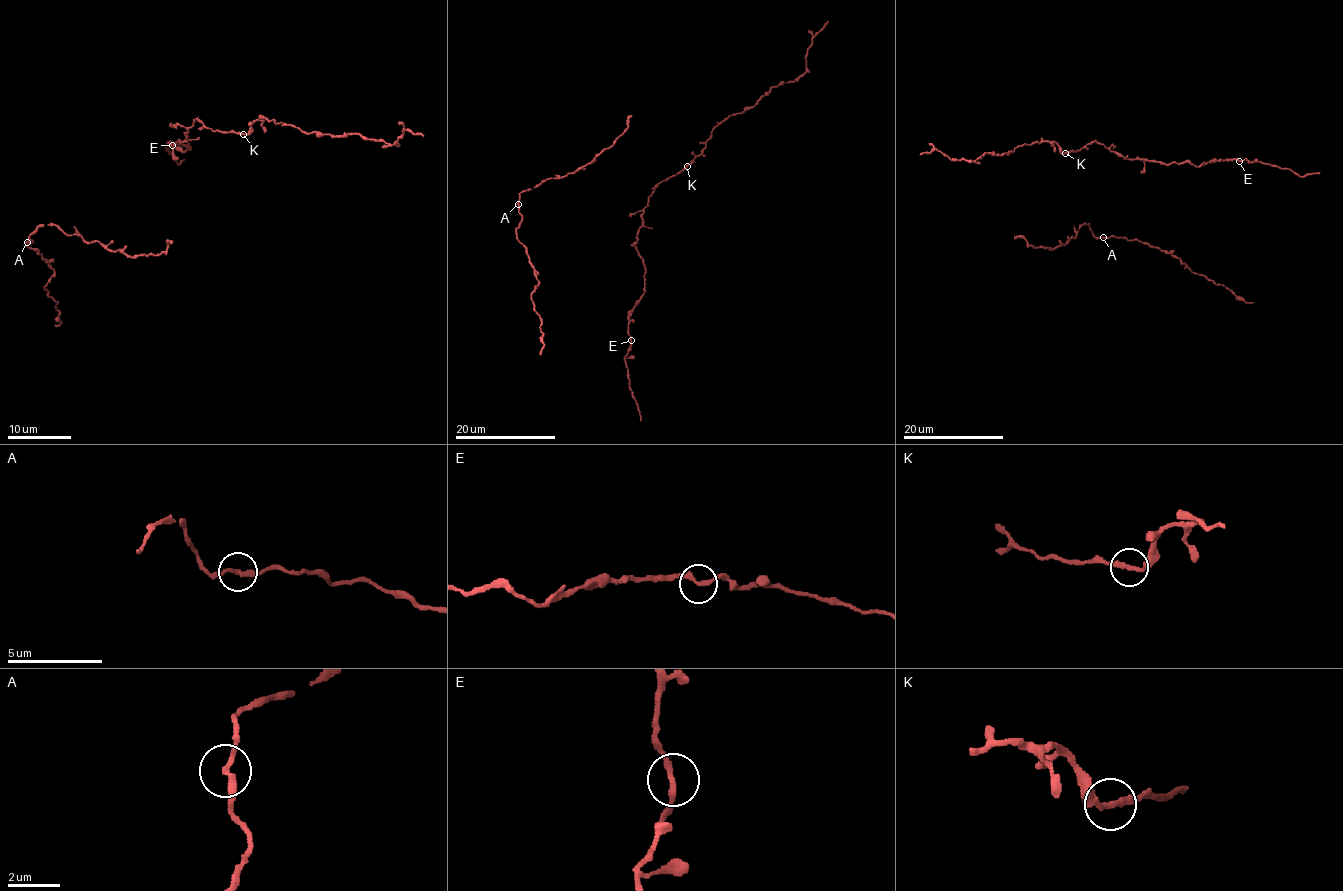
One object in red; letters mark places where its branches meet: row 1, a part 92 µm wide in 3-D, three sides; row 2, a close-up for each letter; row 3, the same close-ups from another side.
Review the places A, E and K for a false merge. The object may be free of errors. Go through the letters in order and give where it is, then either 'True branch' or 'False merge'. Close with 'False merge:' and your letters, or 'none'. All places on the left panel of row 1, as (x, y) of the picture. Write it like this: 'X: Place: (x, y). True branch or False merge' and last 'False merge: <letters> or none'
A: Place: (27, 242). True branch
E: Place: (172, 145). True branch
K: Place: (243, 134). True branch
False merge: none

